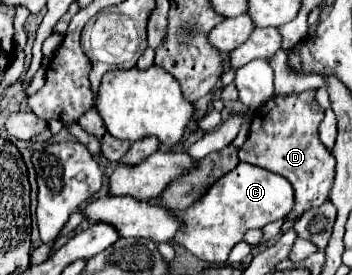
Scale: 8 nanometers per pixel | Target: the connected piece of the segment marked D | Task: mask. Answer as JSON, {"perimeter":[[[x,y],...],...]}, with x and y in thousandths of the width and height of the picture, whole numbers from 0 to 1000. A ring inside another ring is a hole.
{"perimeter":[[[872,327],[832,349],[776,349],[753,371],[713,436],[702,516],[679,545],[679,582],[736,611],[759,611],[815,647],[844,698],[838,749],[810,800],[838,800],[884,756],[906,756],[935,727],[935,698],[952,640],[952,575],[906,516],[901,458],[918,436],[918,393],[895,371],[895,327]]]}

